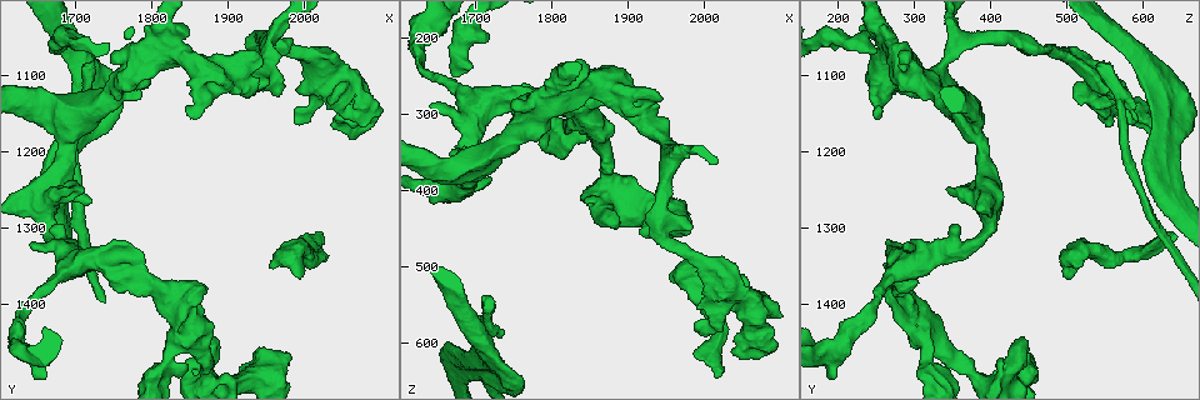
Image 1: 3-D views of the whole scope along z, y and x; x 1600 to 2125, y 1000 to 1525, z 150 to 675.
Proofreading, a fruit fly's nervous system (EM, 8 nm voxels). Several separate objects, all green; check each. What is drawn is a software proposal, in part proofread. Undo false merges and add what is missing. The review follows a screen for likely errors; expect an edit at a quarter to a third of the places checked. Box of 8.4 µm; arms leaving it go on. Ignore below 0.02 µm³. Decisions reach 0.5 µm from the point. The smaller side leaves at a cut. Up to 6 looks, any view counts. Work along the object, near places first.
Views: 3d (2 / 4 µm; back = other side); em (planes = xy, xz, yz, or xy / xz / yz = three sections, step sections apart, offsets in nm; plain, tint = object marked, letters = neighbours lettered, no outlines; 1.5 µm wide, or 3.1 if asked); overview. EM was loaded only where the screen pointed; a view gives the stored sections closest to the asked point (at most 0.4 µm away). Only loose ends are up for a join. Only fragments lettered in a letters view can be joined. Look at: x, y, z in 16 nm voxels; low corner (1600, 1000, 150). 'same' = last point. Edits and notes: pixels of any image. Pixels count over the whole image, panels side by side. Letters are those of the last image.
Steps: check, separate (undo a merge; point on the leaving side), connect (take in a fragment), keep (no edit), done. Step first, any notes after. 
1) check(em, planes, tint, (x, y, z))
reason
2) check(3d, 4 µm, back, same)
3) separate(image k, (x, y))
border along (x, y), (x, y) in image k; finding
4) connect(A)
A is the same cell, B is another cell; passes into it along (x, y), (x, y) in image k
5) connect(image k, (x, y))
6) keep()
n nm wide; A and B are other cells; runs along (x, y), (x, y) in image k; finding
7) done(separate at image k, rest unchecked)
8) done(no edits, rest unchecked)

check(em, planes, letters, (1950, 1350, 510))
an open end

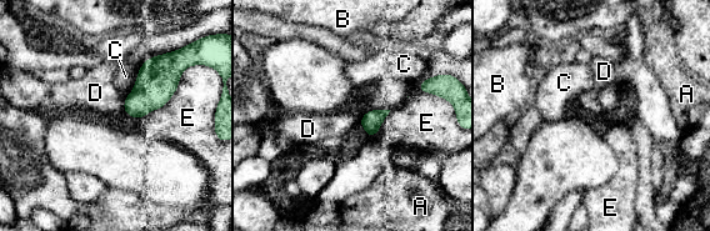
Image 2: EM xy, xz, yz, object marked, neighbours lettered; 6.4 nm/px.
keep()
A, B, C, D and E are other cells; border along (125, 99), (123, 109) in image 2; no lettered fragment goes on from it

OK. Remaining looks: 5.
check(3d, 4 µm, (2075, 1175, 615))
free end

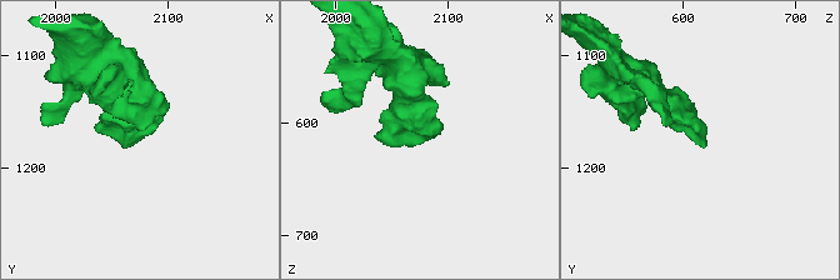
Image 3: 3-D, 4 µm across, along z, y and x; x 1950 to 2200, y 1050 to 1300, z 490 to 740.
check(em, xz, step 8, letters, (2080, 1172, 616))
need the tissue

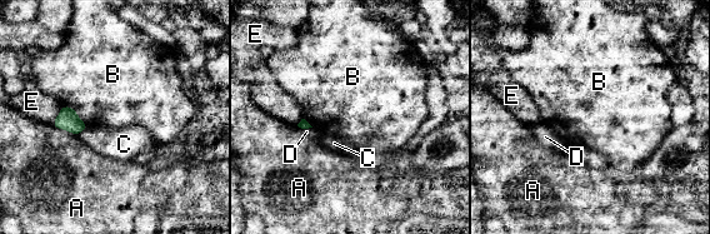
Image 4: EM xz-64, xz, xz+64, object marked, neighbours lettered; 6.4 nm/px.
keep()
B touches over 220 nm; A, B, C, D and E are other cells; border along (88, 127), (78, 135) in image 4; no lettered fragment goes on from it

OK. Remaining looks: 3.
check(3d, 4 µm, (1945, 1100, 330))

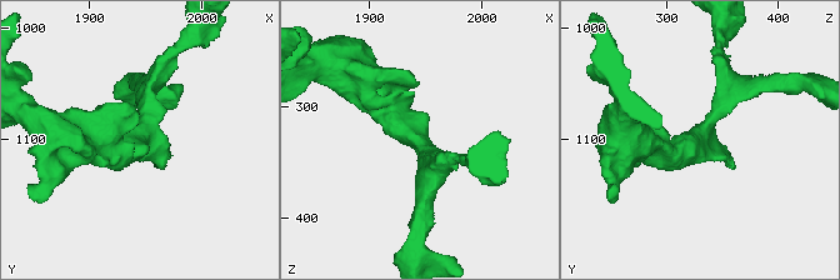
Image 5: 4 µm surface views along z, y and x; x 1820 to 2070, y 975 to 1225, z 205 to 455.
check(em, planes, letters, (1944, 1100, 330))
shape alone is not enough

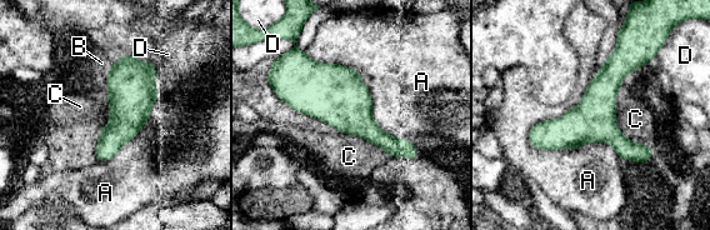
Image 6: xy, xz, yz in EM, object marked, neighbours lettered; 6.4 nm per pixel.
keep()
A, B, C and D are other cells; border along (620, 85), (616, 126), (653, 150) in image 6; continuous, no second neuron

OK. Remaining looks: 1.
done(no edits, rest unchecked)

